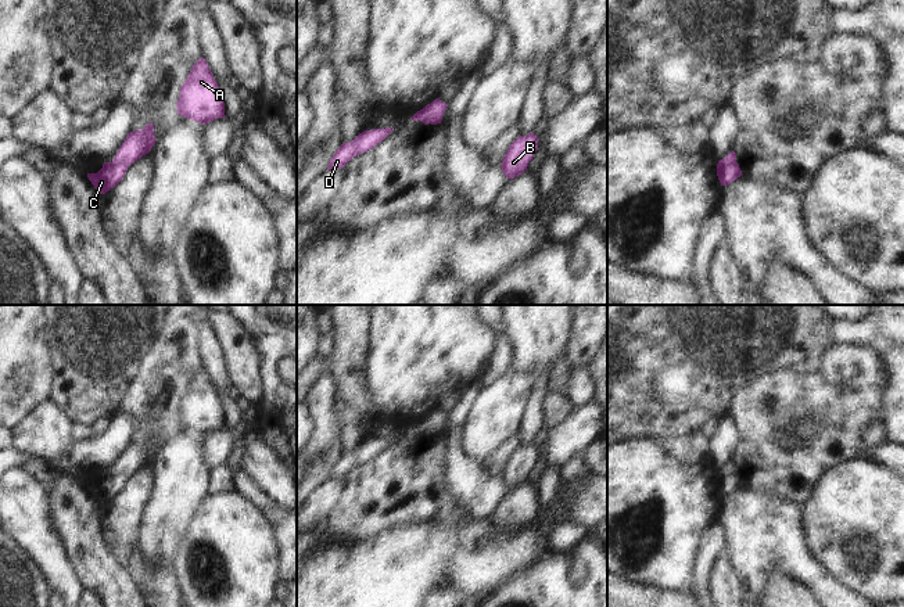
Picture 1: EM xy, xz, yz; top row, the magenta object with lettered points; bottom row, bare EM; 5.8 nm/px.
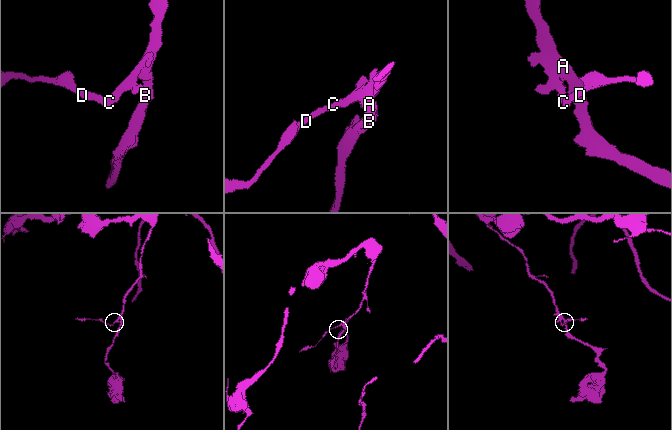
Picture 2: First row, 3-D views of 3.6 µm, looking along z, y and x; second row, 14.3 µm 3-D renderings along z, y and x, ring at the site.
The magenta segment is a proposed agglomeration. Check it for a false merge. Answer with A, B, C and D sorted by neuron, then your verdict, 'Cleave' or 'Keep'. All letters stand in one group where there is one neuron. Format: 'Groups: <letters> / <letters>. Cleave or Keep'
Groups: A B C D. Keep

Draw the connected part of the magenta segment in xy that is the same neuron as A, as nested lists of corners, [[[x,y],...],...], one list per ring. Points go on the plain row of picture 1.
[[[204,367],[193,376],[182,395],[176,419],[177,425],[202,435],[226,427],[220,399]]]

